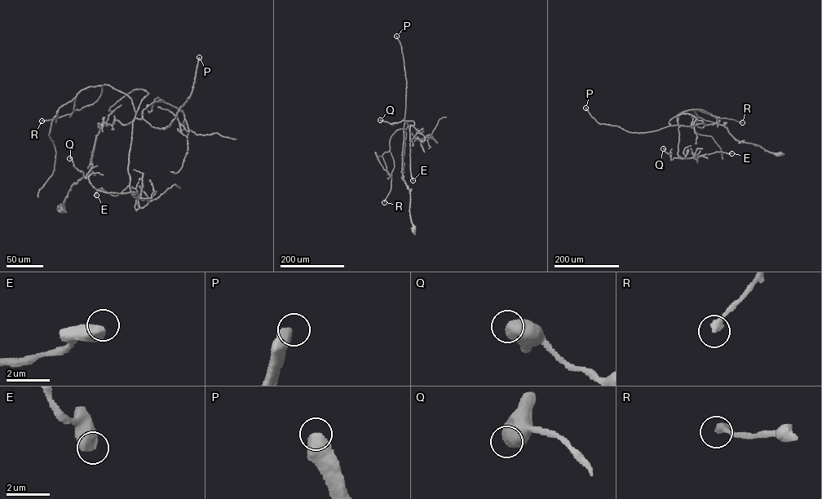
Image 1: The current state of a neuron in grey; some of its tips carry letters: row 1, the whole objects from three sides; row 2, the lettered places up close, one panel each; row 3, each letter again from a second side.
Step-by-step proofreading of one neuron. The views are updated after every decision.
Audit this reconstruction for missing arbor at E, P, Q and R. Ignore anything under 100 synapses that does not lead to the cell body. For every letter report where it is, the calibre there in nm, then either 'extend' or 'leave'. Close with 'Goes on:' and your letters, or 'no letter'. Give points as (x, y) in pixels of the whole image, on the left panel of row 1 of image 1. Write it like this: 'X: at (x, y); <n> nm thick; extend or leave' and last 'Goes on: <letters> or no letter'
E: at (96, 195); 550 nm thick; leave
P: at (199, 57); 600 nm thick; extend
Q: at (69, 158); 600 nm thick; leave
R: at (41, 121); 320 nm thick; leave
Goes on: P

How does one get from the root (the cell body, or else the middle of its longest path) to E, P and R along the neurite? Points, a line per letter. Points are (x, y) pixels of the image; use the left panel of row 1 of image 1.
E: (61, 209), (72, 185), (91, 170), (104, 124), (134, 120), (130, 185), (115, 196), (101, 188), (96, 195)
P: (61, 209), (72, 185), (91, 170), (104, 124), (136, 117), (170, 126), (191, 94), (199, 57)
R: (61, 209), (91, 170), (104, 124), (127, 124), (135, 112), (103, 85), (92, 104), (41, 121)

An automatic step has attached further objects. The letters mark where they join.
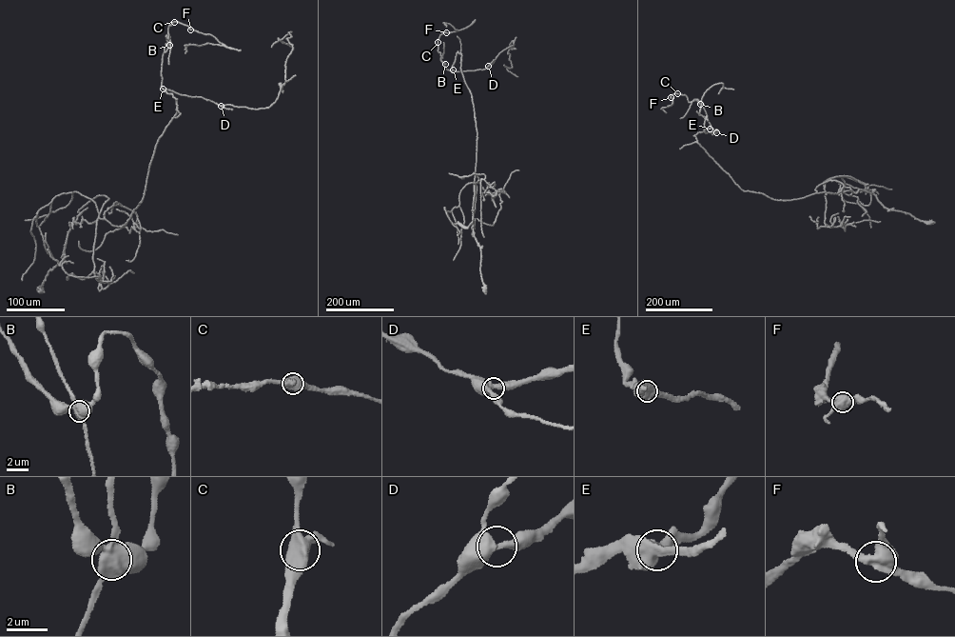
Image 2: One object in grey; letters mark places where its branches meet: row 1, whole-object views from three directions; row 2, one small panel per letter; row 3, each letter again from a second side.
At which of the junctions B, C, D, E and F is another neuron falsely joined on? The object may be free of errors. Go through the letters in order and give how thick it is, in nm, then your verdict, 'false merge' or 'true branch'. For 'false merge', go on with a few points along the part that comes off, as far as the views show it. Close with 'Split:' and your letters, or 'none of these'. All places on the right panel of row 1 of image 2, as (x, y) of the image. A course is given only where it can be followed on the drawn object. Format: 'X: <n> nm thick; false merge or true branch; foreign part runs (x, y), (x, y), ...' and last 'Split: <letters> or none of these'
B: 650 nm thick; false merge; foreign part runs (700, 104), (694, 99), (680, 118)
C: 500 nm thick; true branch
D: 440 nm thick; true branch
E: 500 nm thick; true branch
F: 550 nm thick; true branch
Split: B

